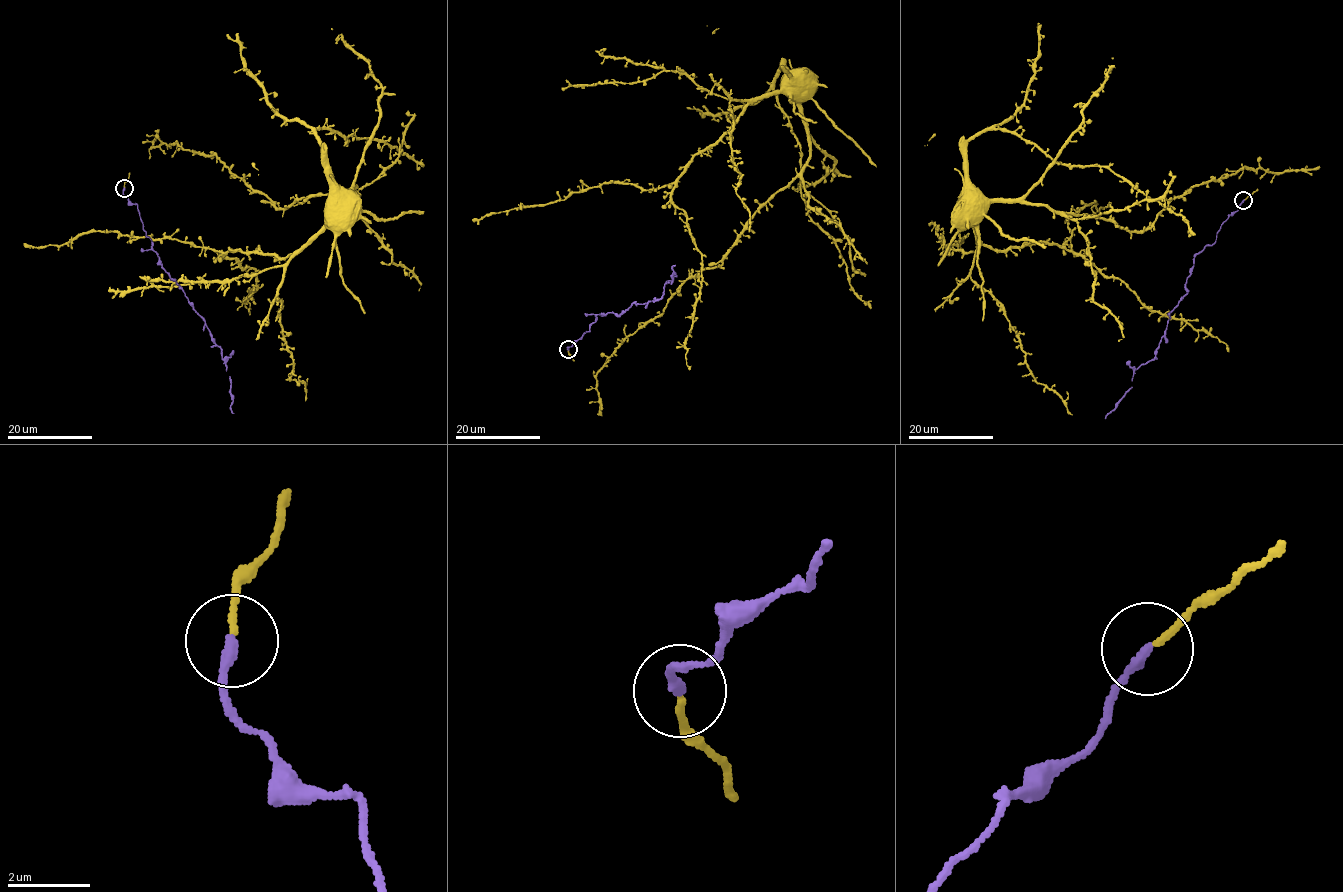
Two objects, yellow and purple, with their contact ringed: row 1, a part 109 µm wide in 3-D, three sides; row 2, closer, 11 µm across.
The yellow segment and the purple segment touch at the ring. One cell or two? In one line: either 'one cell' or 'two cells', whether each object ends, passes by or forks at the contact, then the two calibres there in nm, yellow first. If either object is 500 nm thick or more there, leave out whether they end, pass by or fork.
one cell | yellow ends | purple ends | 130/240 nm

